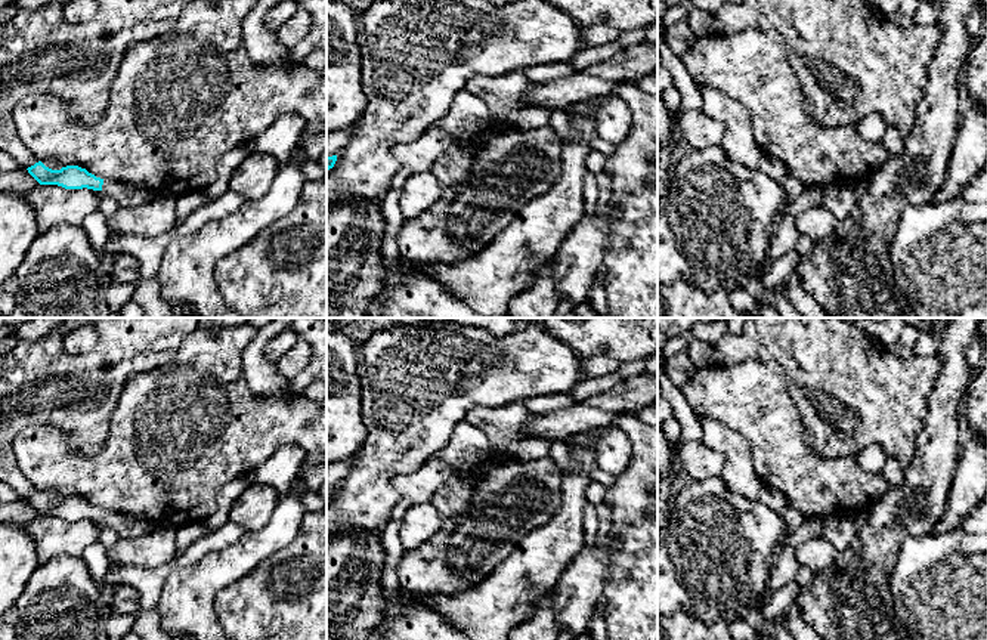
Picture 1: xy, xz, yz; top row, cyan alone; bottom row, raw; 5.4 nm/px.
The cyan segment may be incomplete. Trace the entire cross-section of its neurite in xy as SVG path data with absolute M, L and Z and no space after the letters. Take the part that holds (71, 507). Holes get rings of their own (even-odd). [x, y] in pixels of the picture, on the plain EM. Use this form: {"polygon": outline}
{"polygon": "M38 492L27 501L40 516L58 516L65 520L87 519L102 522L114 529L121 539L142 537L157 528L145 517L133 517L118 511L103 511L78 497L66 497L61 501L52 501Z"}

